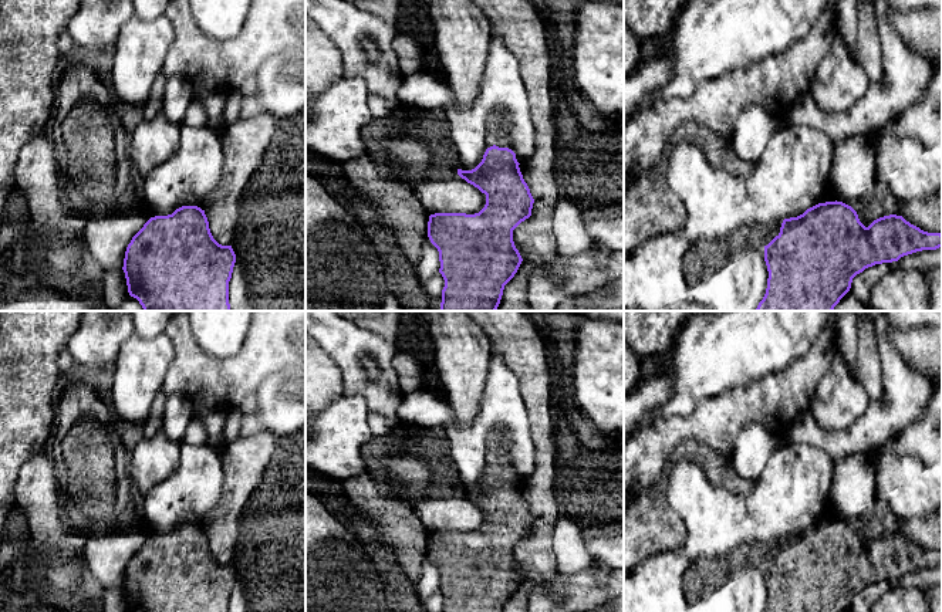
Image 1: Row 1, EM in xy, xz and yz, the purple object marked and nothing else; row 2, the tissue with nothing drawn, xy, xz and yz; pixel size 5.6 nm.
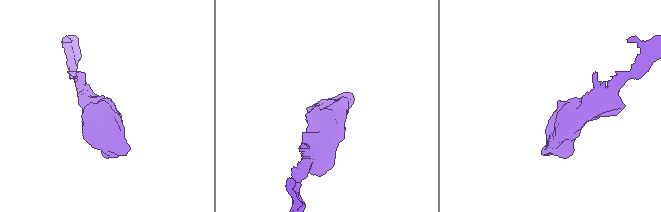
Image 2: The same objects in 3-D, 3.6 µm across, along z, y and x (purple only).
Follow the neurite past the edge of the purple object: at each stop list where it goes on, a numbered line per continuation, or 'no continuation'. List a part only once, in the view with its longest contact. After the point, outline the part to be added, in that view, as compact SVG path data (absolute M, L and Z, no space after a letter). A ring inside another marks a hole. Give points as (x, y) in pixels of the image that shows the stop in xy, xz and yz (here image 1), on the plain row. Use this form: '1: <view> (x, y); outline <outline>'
no continuation

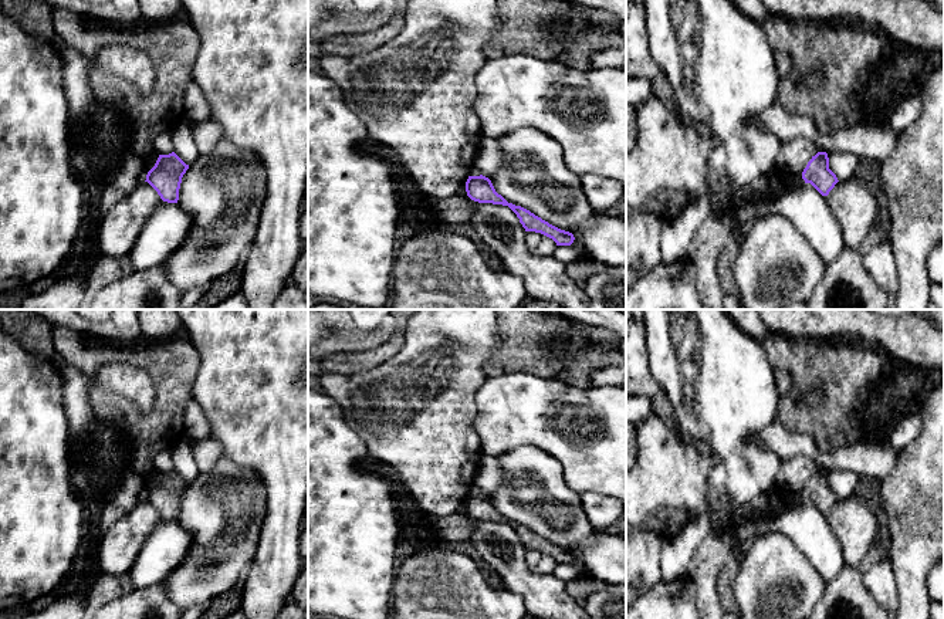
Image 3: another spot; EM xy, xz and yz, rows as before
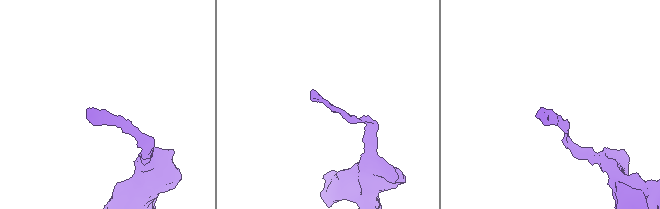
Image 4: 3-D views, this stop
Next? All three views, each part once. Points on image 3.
no continuation

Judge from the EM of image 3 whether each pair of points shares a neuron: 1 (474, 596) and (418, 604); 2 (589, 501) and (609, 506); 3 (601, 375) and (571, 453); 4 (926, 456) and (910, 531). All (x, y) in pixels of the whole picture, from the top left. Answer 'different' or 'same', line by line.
1: same
2: same
3: different
4: same

